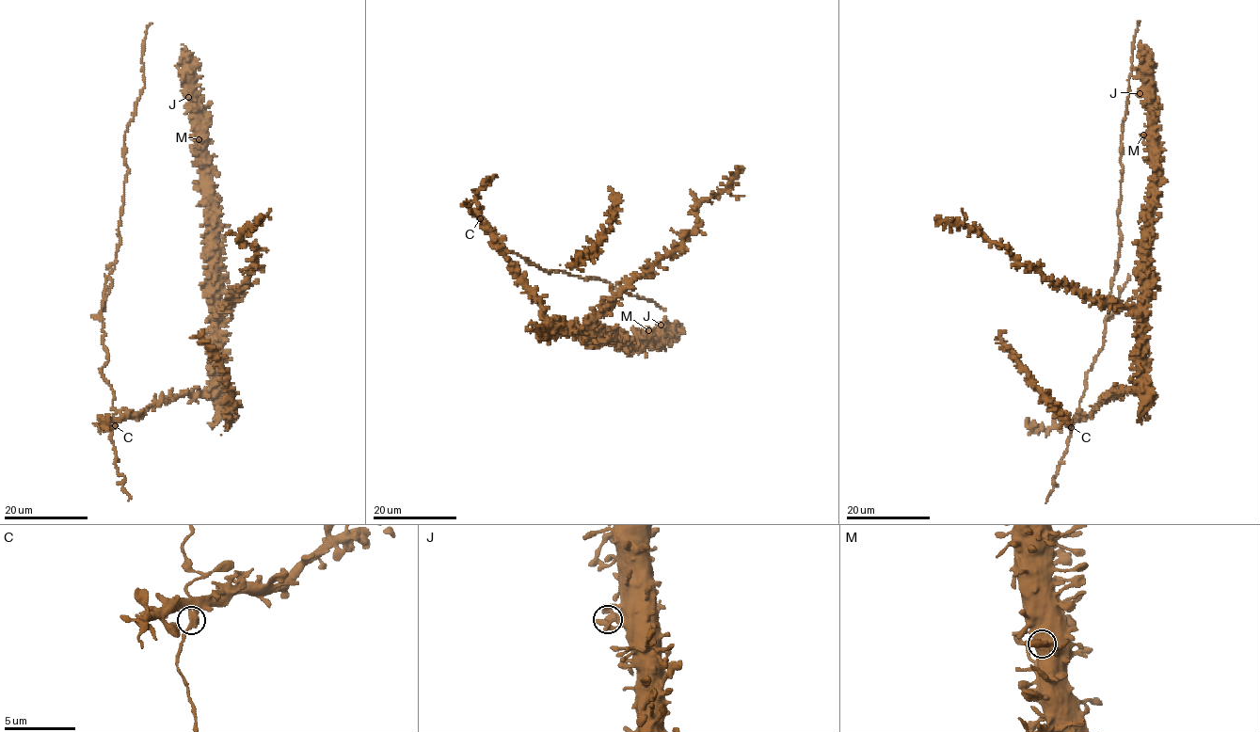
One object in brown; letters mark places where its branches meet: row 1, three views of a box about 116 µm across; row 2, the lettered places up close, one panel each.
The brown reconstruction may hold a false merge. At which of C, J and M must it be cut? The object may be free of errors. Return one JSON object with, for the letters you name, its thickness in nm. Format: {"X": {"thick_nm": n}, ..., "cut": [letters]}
{"C": {"thick_nm": 300}, "cut": ["C"]}

